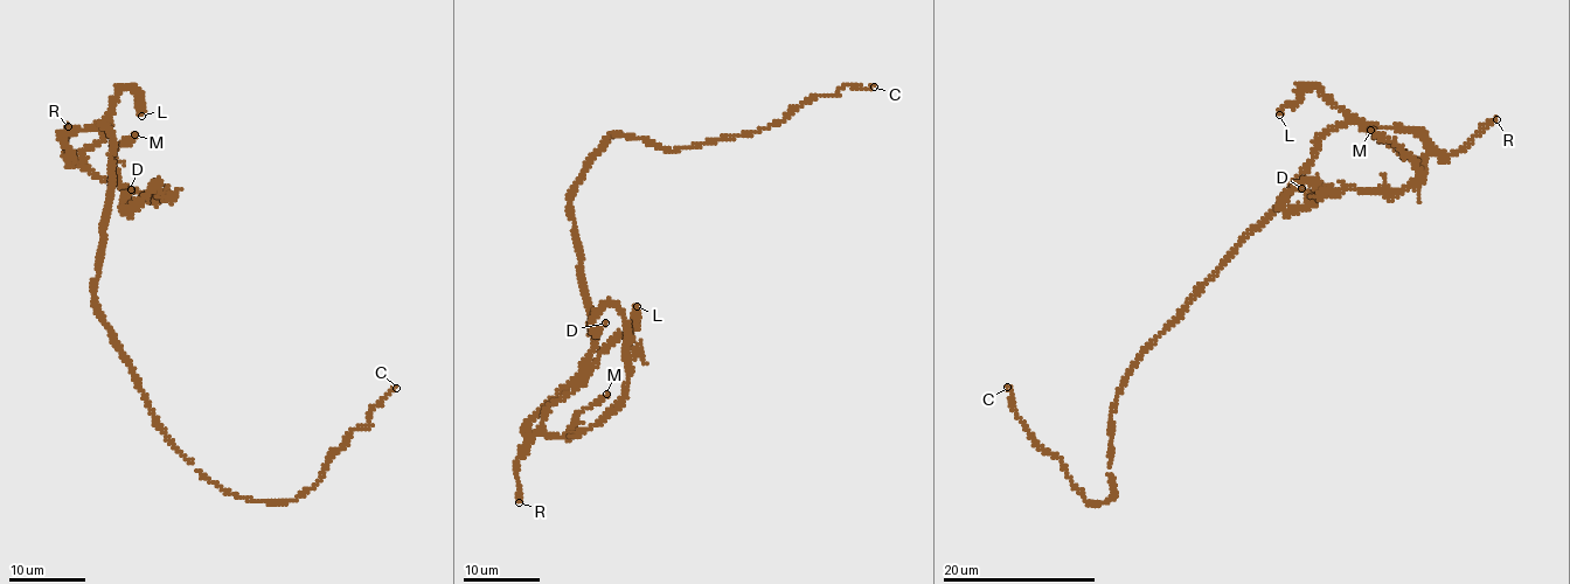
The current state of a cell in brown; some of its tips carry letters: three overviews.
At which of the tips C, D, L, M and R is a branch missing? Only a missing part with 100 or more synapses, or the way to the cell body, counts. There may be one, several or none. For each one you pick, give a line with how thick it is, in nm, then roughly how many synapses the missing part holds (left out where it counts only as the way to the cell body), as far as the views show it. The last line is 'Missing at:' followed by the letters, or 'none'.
R: 320 nm thick; about 110 synapses
Missing at: R

